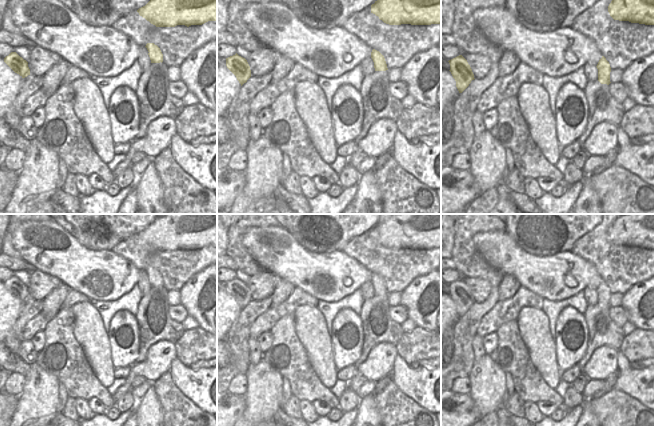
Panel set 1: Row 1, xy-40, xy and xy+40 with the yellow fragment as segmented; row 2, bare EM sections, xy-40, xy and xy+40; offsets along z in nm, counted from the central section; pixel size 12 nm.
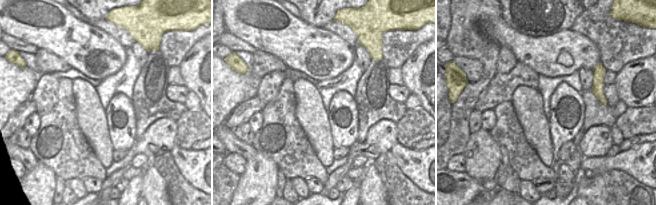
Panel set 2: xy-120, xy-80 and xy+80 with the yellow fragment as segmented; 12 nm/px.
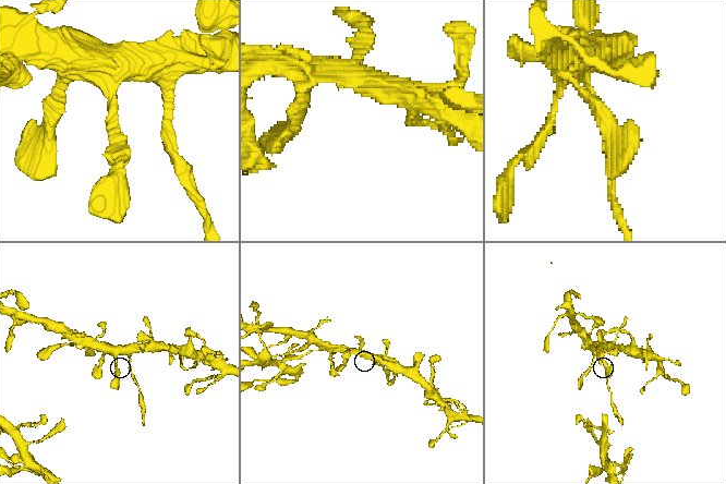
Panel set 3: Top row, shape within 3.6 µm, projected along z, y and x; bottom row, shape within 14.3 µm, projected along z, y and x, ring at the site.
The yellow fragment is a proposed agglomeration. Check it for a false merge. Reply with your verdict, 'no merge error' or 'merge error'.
merge error

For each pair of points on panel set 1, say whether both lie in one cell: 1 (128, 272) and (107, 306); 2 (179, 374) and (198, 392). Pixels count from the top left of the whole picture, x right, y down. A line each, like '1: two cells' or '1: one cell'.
1: two cells
2: one cell

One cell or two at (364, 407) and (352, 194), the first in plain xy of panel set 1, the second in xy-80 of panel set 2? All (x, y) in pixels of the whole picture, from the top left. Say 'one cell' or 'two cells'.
two cells

